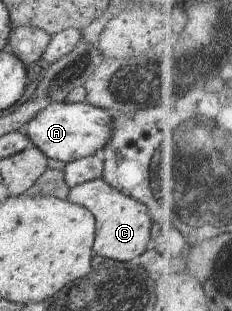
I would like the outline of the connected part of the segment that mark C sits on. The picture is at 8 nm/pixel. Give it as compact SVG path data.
M103 178L79 184L70 189L67 201L87 208L94 218L95 241L93 254L114 262L131 262L139 259L150 244L155 224L148 216L147 208L129 196L113 189Z

